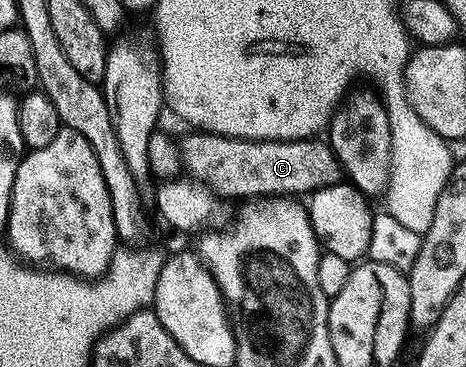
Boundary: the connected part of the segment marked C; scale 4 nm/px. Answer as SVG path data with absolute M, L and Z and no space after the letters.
M188 131L178 141L180 164L191 180L212 190L217 198L263 199L285 195L311 195L317 189L335 185L342 170L332 146L324 139L306 141L244 141L217 133Z

